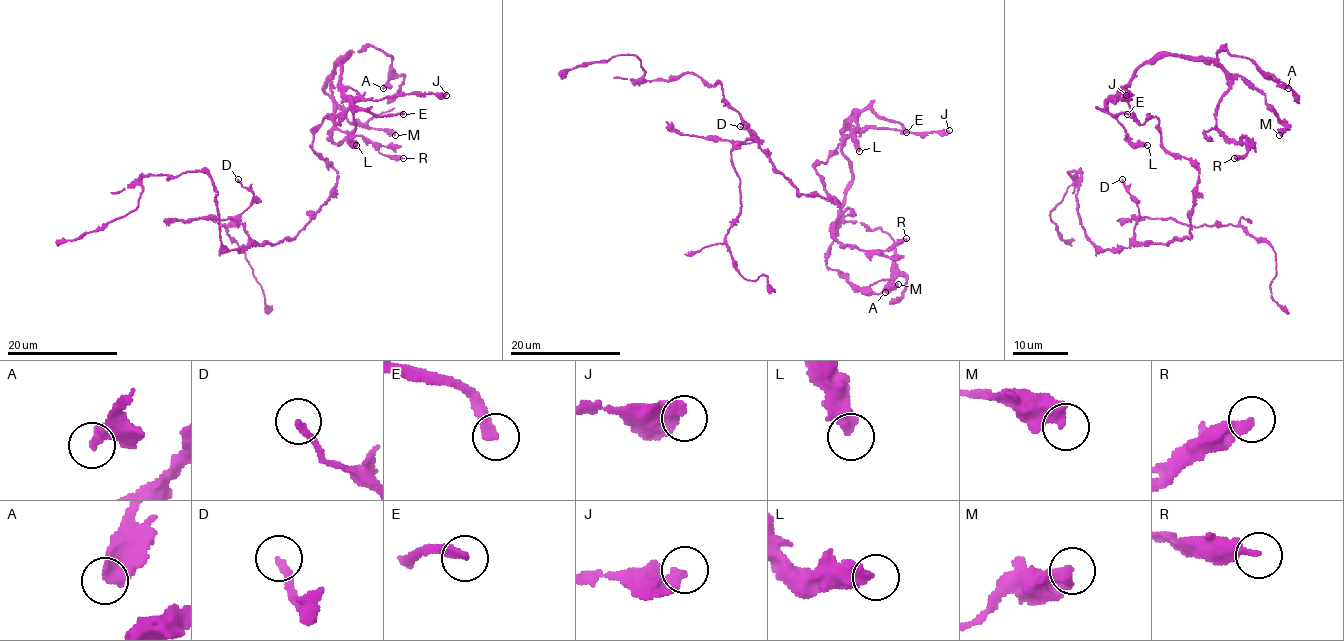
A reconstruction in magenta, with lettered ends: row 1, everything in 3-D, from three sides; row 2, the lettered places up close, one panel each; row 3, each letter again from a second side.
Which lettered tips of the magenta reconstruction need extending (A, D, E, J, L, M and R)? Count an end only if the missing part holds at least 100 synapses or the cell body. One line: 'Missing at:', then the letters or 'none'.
Missing at: E

